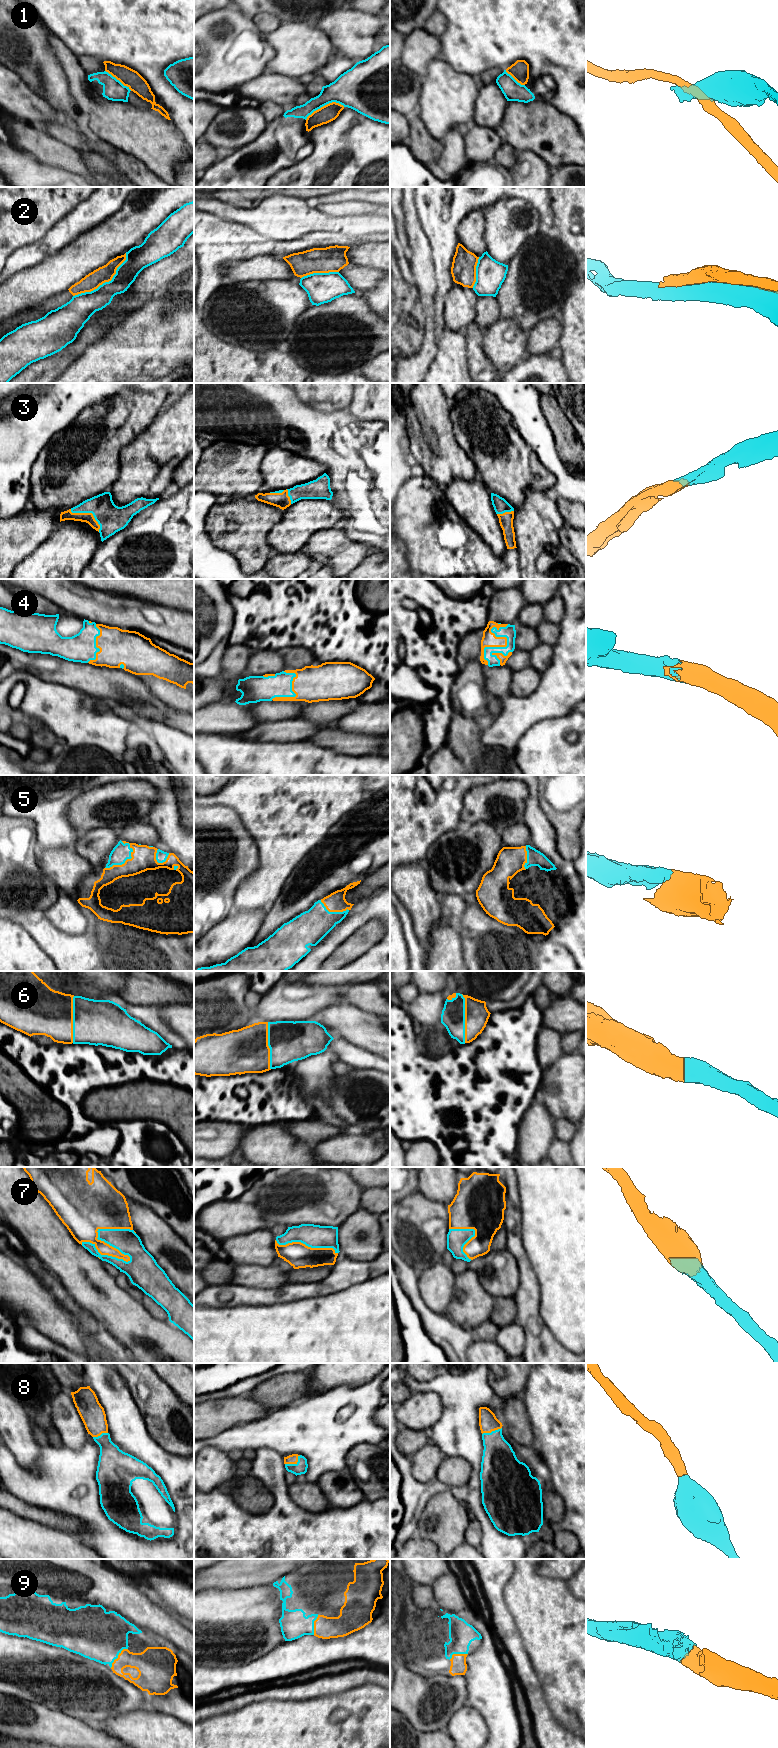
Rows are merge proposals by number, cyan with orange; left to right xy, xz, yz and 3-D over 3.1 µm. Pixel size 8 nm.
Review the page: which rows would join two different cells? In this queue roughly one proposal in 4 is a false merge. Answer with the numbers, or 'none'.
1, 2

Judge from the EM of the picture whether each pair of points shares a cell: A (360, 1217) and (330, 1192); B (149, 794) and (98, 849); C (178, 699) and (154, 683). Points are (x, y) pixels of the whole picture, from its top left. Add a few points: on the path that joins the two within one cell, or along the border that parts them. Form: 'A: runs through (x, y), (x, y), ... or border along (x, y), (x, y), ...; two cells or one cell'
A: border along (359, 1207), (338, 1227); two cells
B: border along (92, 828), (108, 826), (117, 832); two cells
C: runs through (172, 695), (160, 688); one cell

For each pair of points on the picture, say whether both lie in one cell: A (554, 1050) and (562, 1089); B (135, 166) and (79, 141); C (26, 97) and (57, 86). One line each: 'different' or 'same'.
A: different
B: same
C: different

